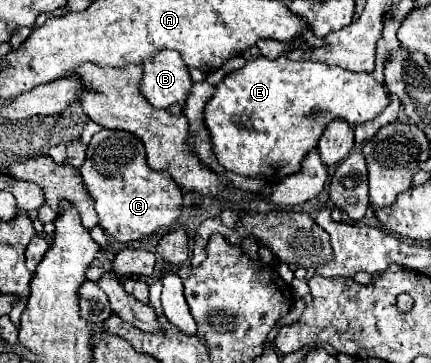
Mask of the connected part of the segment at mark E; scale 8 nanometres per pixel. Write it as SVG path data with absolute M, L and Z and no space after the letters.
M260 56L246 62L244 68L232 72L216 86L216 92L208 100L204 110L204 122L210 130L216 158L226 170L244 176L264 174L270 184L276 184L284 176L300 170L302 158L318 144L328 122L332 122L334 118L344 118L352 126L356 126L378 116L386 108L386 104L388 90L370 74L358 74L322 62L294 62L286 56L280 56L276 60Z

